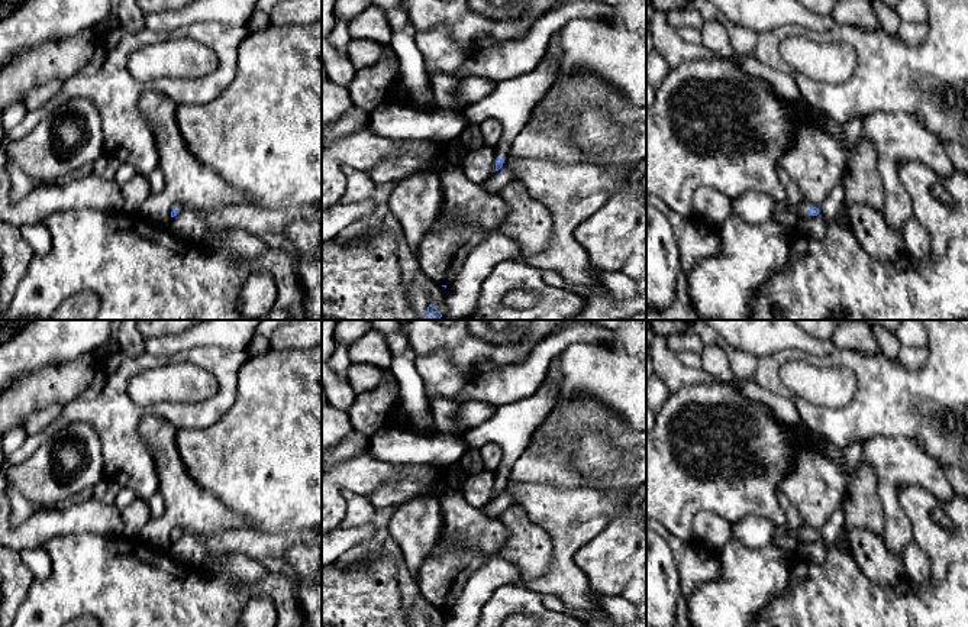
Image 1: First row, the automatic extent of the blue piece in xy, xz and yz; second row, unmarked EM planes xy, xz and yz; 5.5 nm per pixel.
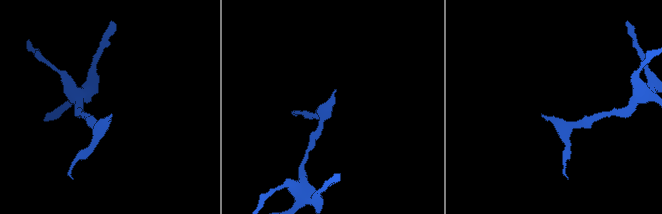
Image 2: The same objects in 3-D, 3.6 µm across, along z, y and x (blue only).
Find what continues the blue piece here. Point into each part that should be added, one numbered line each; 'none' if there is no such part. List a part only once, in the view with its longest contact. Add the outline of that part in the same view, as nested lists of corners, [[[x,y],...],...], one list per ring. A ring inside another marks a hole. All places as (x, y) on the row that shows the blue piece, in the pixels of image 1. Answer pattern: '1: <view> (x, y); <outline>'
1: yz (802, 210); [[[803,203],[798,206],[790,206],[790,210],[804,220],[809,217],[810,206]]]

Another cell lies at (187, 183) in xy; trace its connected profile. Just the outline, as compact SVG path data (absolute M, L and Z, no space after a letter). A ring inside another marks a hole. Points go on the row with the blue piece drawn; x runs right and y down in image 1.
M157 93L141 97L139 109L155 138L164 190L151 194L139 214L154 224L168 226L174 206L191 211L255 206L255 200L248 193L228 185L216 171L204 167L188 151L175 120L177 106Z

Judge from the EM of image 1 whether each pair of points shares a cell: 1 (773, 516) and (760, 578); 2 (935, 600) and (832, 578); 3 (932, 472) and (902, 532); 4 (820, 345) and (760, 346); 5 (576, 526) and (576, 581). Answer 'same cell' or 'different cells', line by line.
1: different cells
2: same cell
3: same cell
4: same cell
5: same cell

